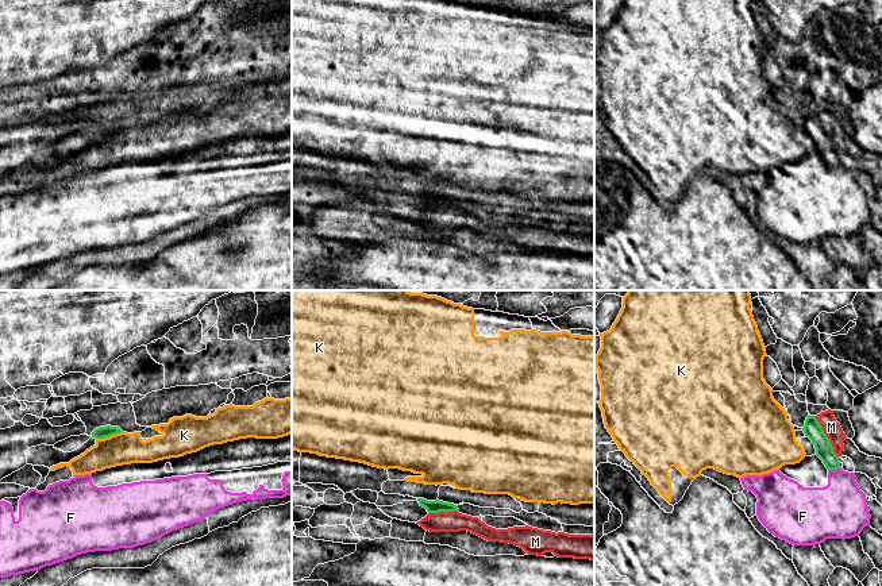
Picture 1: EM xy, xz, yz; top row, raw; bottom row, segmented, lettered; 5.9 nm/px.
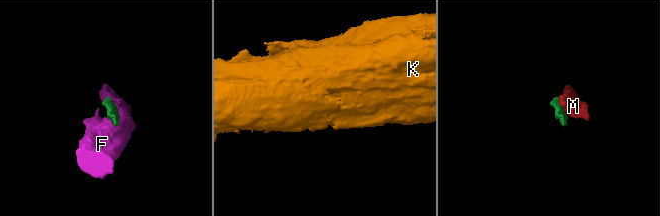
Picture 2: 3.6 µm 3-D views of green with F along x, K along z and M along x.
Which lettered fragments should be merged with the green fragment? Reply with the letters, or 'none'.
none

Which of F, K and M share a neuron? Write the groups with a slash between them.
F / K / M

